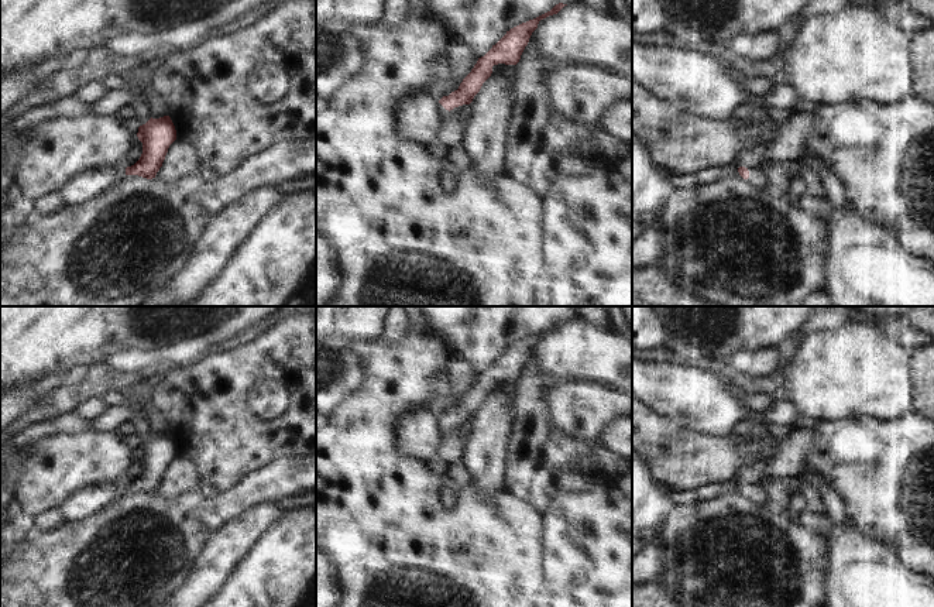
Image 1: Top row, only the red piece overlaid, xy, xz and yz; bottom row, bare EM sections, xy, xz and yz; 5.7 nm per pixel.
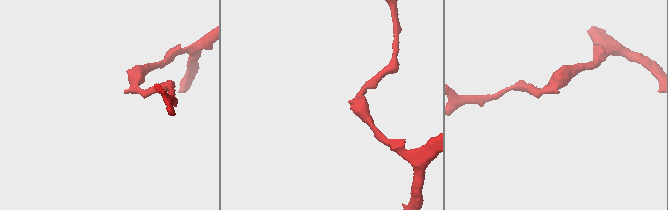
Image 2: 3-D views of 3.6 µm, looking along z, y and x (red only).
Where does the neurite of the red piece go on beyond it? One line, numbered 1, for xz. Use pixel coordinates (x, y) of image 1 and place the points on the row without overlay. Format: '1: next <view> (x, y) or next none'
1: next xz (450, 439)

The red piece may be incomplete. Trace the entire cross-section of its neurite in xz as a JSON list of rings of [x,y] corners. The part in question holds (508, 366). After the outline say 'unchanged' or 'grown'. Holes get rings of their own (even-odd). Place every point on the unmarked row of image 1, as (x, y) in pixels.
[[[559,319],[550,327],[507,347],[484,373],[478,374],[459,405],[444,411],[437,418],[439,446],[436,453],[444,462],[454,463],[461,460],[463,443],[468,432],[470,419],[480,408],[483,399],[491,392],[492,383],[498,380],[516,381],[539,337],[557,330],[564,322],[567,320]]] | grown

